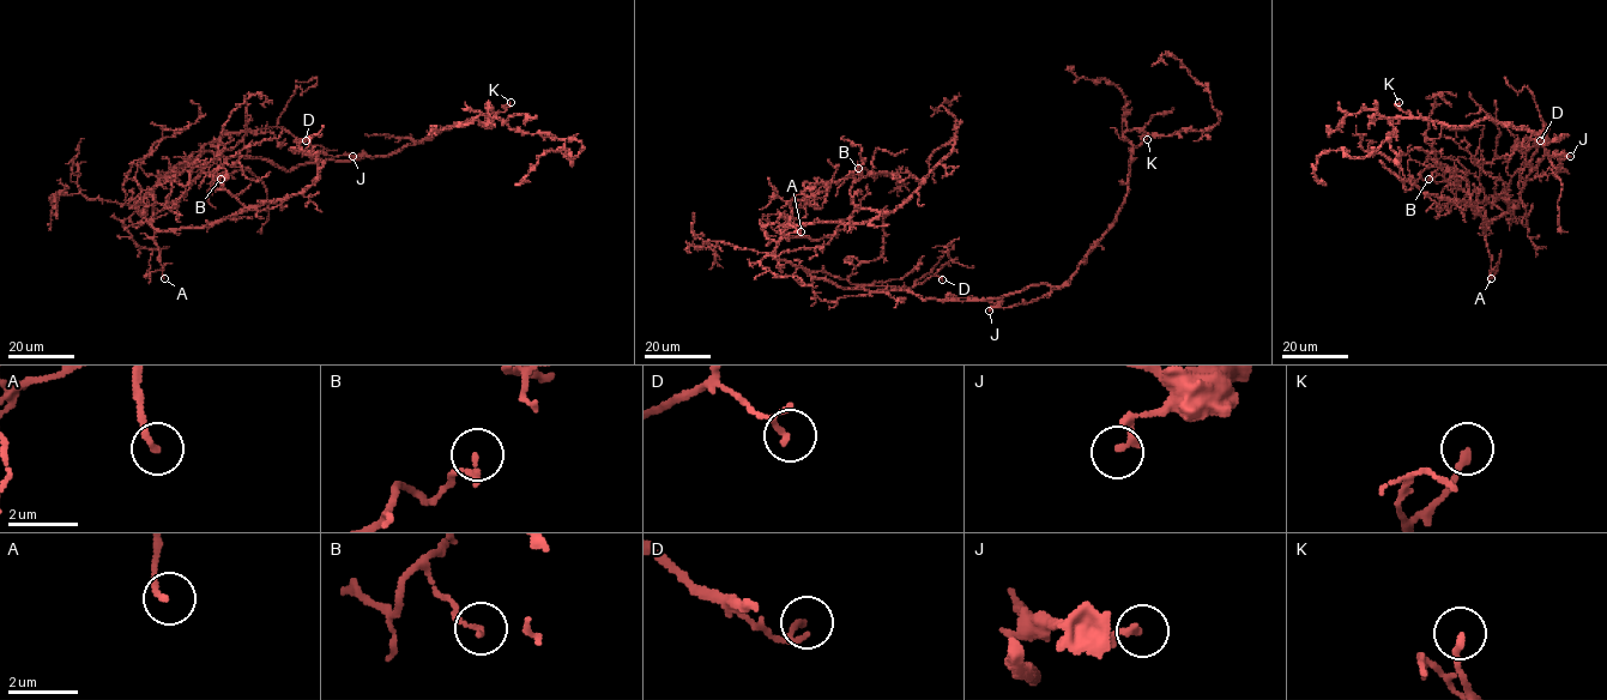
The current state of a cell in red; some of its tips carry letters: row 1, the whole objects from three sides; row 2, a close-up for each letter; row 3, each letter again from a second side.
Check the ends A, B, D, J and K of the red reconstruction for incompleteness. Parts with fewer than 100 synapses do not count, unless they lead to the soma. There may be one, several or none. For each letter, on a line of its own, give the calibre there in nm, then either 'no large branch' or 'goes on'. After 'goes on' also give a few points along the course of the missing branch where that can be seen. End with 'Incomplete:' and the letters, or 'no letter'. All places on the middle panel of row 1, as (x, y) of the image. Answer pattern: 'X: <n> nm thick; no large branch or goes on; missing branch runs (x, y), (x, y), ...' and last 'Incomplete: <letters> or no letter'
A: 180 nm thick; no large branch
B: 150 nm thick; no large branch
D: 100 nm thick; no large branch
J: 200 nm thick; no large branch
K: 190 nm thick; no large branch
Incomplete: no letter

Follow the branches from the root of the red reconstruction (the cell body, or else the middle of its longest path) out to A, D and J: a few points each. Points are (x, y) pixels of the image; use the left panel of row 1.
A: (312, 164), (284, 169), (264, 158), (227, 157), (209, 151), (181, 162), (138, 206), (155, 230), (164, 278)
D: (312, 164), (284, 169), (264, 158), (203, 151), (173, 168), (206, 144), (247, 130), (281, 127), (306, 140)
J: (312, 164), (358, 160), (364, 155), (352, 156)

